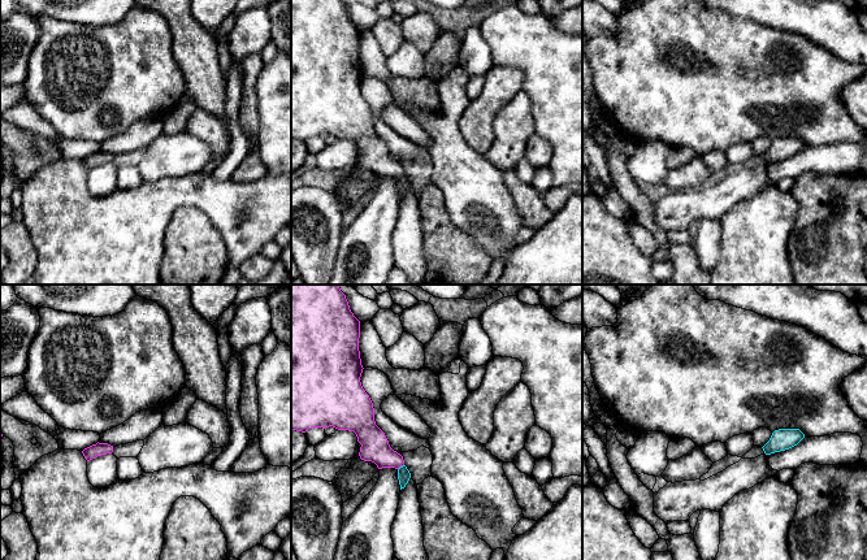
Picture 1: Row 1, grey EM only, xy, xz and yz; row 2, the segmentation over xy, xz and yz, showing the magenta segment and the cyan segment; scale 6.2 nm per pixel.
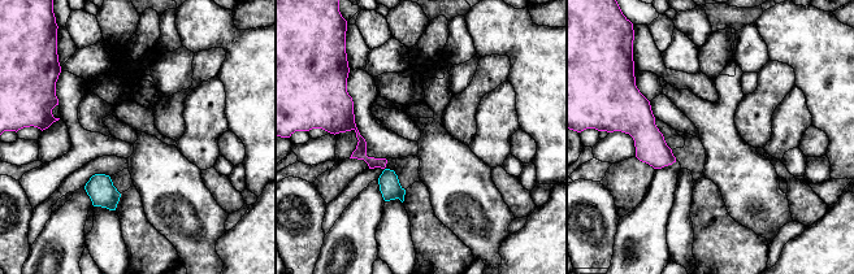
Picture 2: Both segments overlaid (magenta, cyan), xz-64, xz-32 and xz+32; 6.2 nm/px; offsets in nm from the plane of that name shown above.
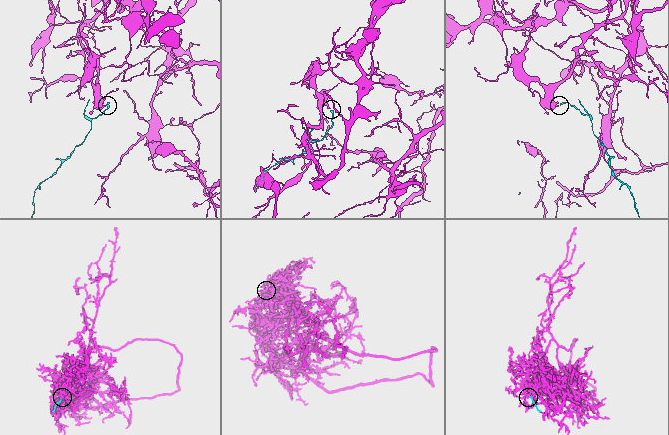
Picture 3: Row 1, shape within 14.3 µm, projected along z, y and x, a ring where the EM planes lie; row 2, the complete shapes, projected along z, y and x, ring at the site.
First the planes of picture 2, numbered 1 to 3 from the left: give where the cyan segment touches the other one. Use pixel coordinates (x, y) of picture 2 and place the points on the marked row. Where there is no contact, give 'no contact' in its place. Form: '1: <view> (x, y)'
1: no contact
2: no contact
3: no contact

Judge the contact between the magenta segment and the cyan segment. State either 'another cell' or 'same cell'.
same cell

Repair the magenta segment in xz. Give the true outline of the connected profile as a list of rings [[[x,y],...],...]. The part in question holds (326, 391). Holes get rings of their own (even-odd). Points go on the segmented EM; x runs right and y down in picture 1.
[[[291,285],[291,429],[305,433],[312,427],[333,426],[354,431],[361,444],[360,459],[374,463],[378,469],[395,468],[402,490],[408,483],[411,473],[403,456],[390,447],[385,433],[376,425],[373,403],[360,382],[364,368],[359,338],[360,321],[351,312],[338,285]]]

